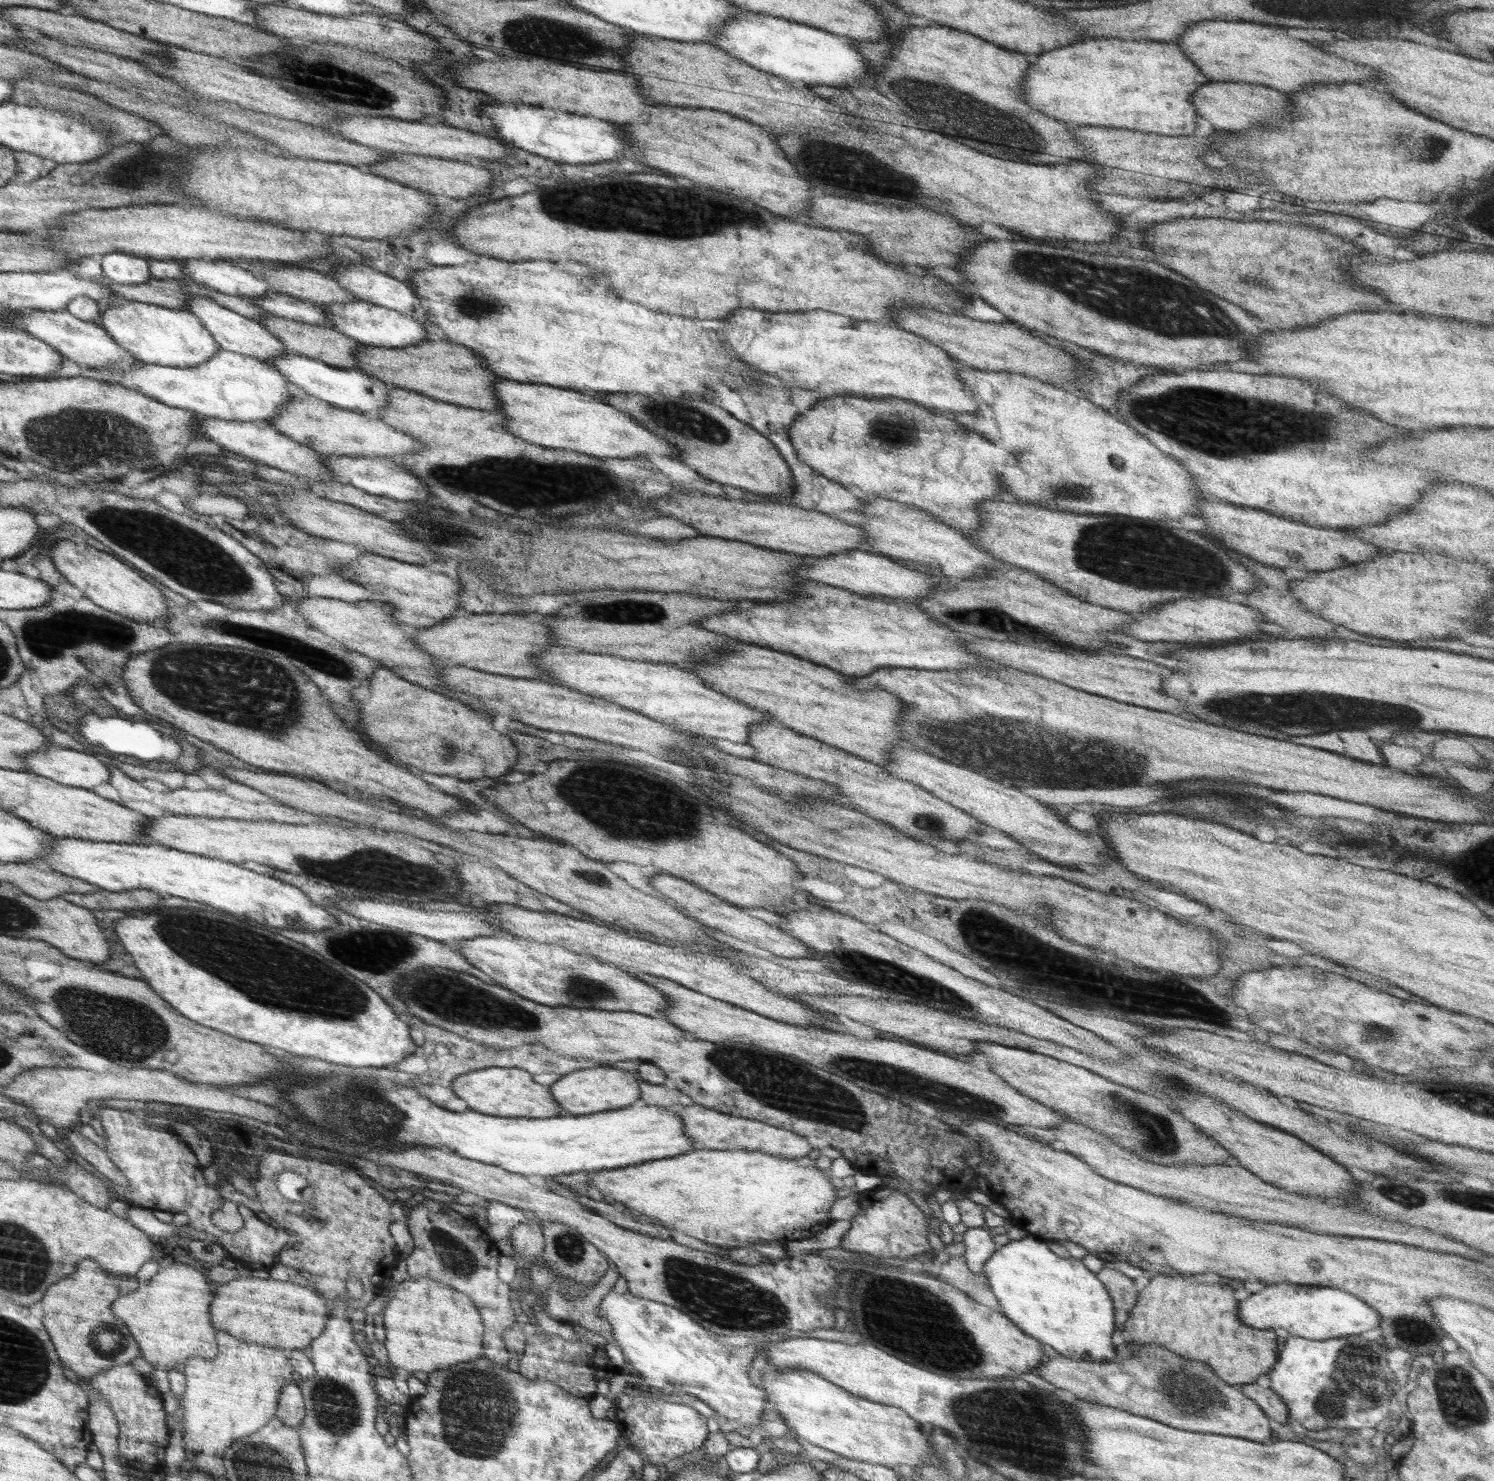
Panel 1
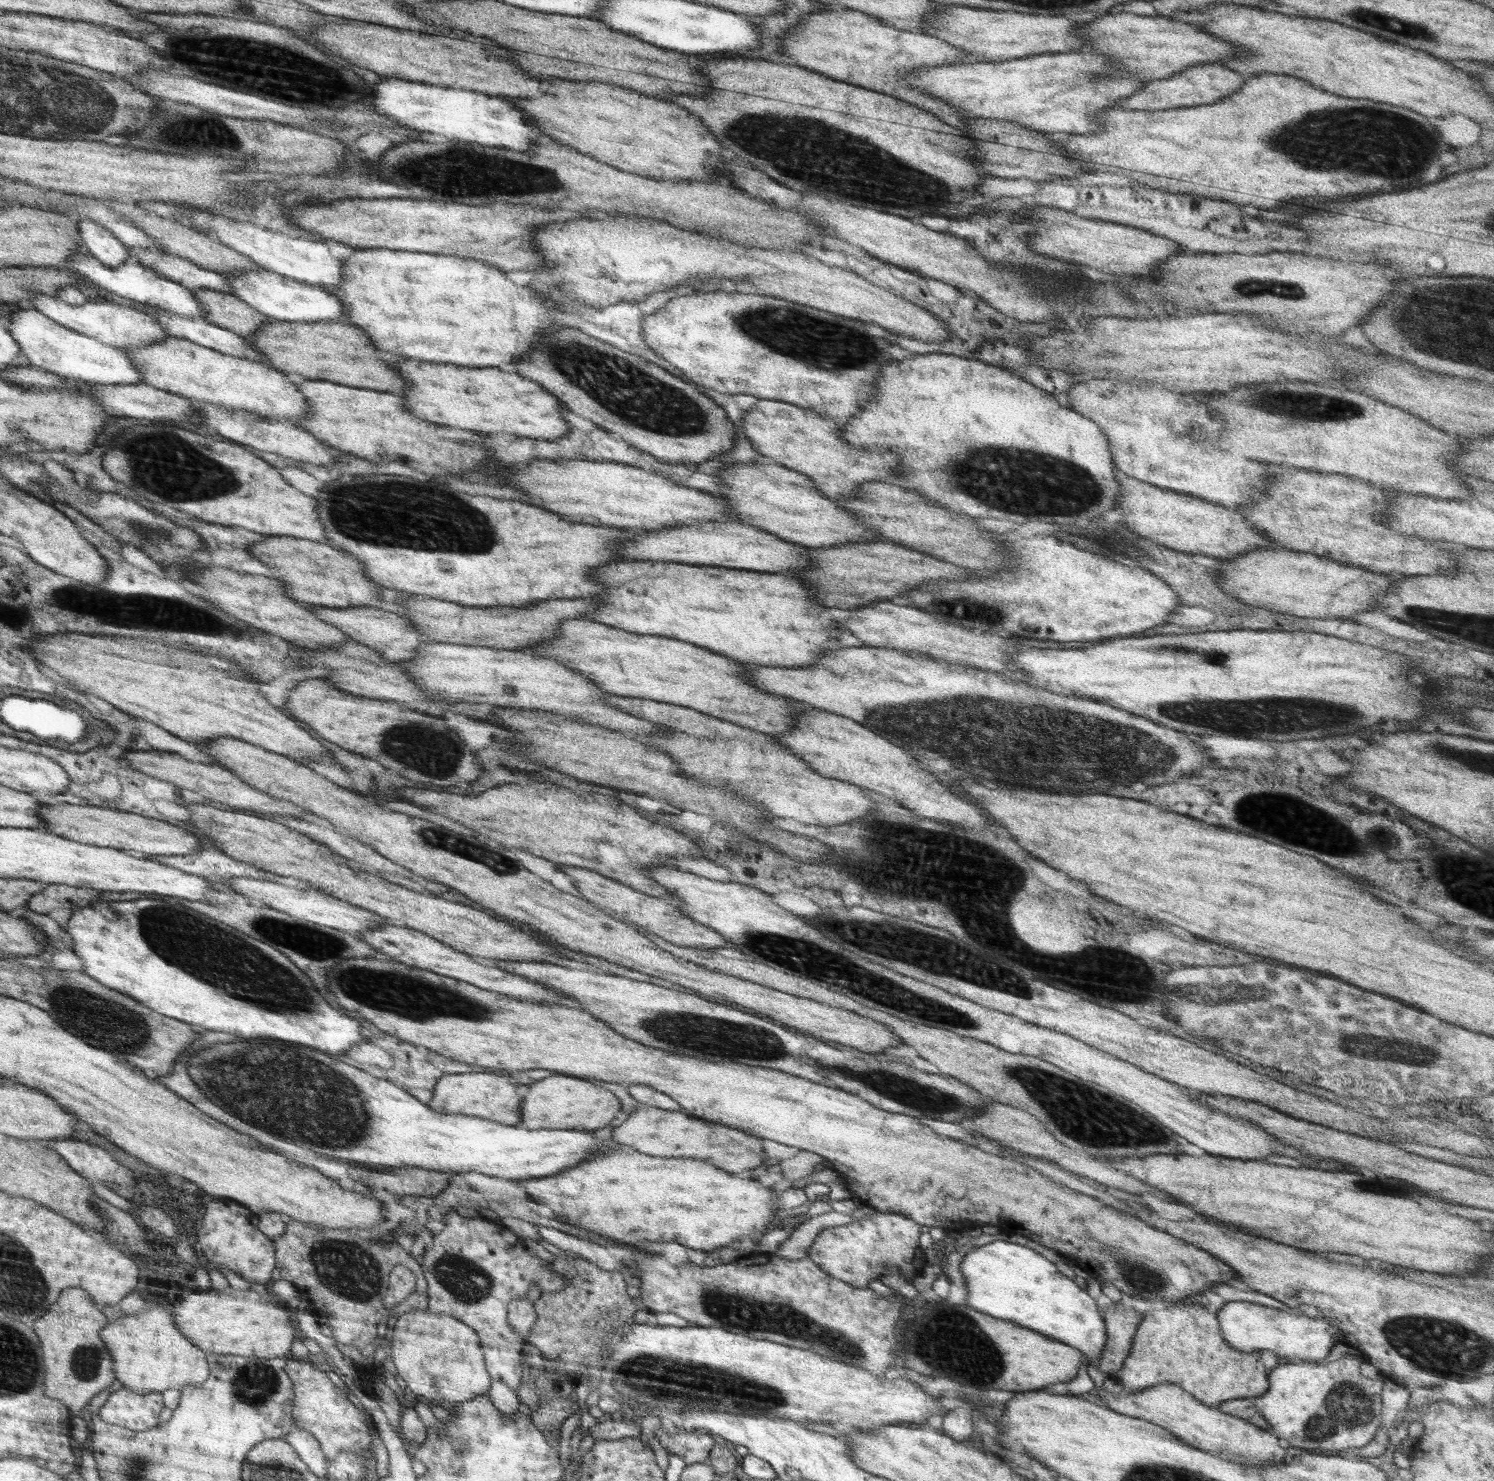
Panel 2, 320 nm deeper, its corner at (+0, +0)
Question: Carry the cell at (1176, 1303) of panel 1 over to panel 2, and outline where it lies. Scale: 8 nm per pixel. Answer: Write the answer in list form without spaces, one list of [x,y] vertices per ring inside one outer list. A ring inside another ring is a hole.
[[[1175,1302],[1168,1309],[1146,1312],[1141,1320],[1130,1354],[1125,1358],[1118,1378],[1124,1385],[1125,1393],[1138,1393],[1142,1389],[1162,1384],[1178,1385],[1208,1406],[1219,1406],[1234,1398],[1256,1398],[1264,1395],[1269,1388],[1269,1373],[1260,1360],[1261,1350],[1242,1352],[1231,1347],[1222,1338],[1216,1314],[1206,1312],[1202,1306],[1184,1305]]]

